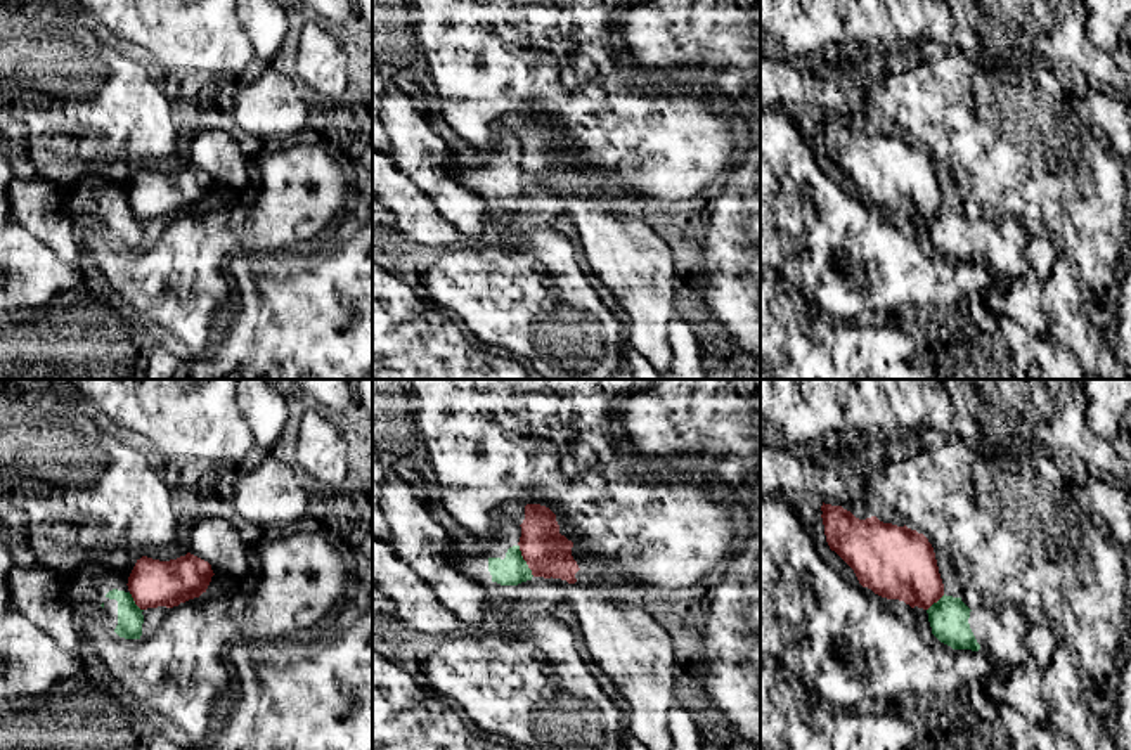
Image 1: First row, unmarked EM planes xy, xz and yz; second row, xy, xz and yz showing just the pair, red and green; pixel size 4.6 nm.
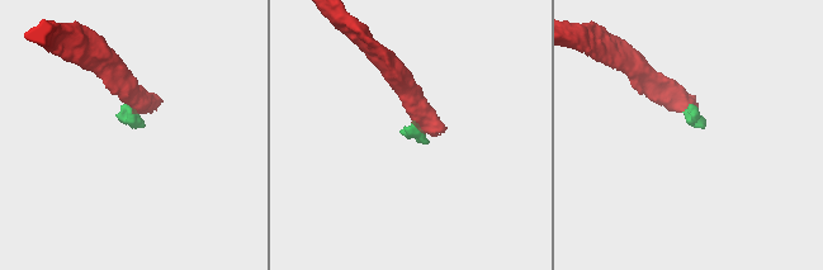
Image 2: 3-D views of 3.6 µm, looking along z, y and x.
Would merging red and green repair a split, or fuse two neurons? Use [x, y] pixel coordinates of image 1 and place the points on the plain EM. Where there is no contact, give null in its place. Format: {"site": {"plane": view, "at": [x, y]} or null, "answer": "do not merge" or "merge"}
{"site": {"plane": "xz", "at": [523, 170]}, "answer": "do not merge"}

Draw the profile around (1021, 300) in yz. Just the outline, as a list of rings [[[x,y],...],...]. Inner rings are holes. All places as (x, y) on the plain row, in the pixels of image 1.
[[[1032,237],[1022,248],[1029,270],[987,293],[987,305],[994,315],[1010,317],[1039,339],[1050,339],[1050,319],[1043,308],[1043,284],[1055,262],[1063,255],[1051,241]]]

